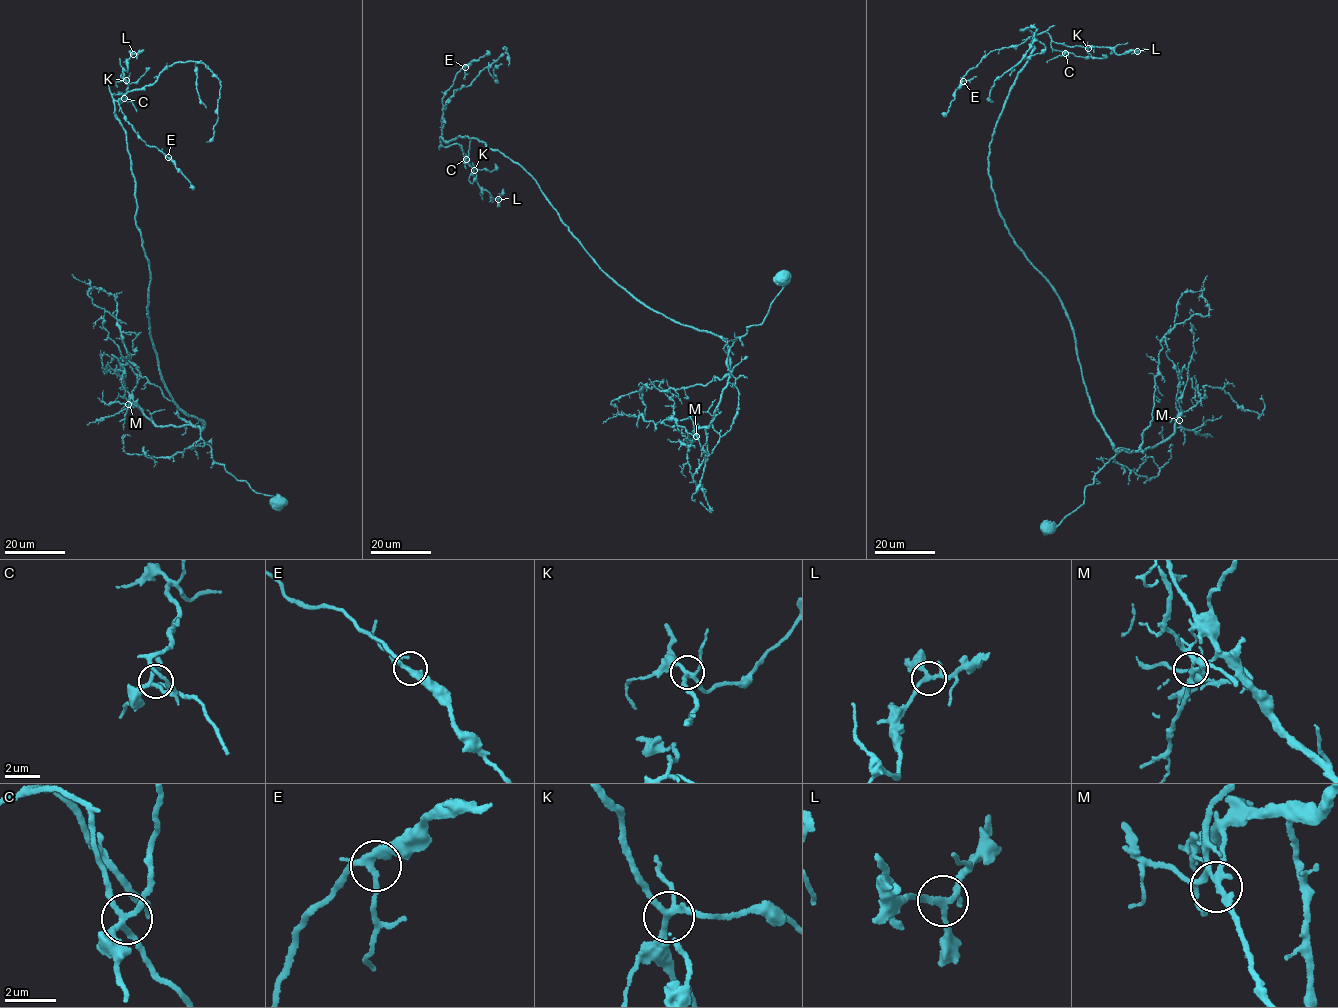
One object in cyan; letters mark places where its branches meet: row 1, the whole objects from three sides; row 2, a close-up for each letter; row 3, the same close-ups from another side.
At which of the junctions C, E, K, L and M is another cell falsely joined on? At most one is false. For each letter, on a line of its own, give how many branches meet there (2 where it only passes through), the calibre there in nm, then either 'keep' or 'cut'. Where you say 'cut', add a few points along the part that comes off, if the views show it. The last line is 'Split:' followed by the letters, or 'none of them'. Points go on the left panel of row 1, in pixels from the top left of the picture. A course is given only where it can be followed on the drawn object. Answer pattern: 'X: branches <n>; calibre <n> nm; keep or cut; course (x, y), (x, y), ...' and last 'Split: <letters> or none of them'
C: branches 4; calibre 220 nm; keep
E: branches 4; calibre 260 nm; keep
K: branches 4; calibre 240 nm; keep
L: branches 4; calibre 200 nm; keep
M: branches 4; calibre 200 nm; keep
Split: none of them

